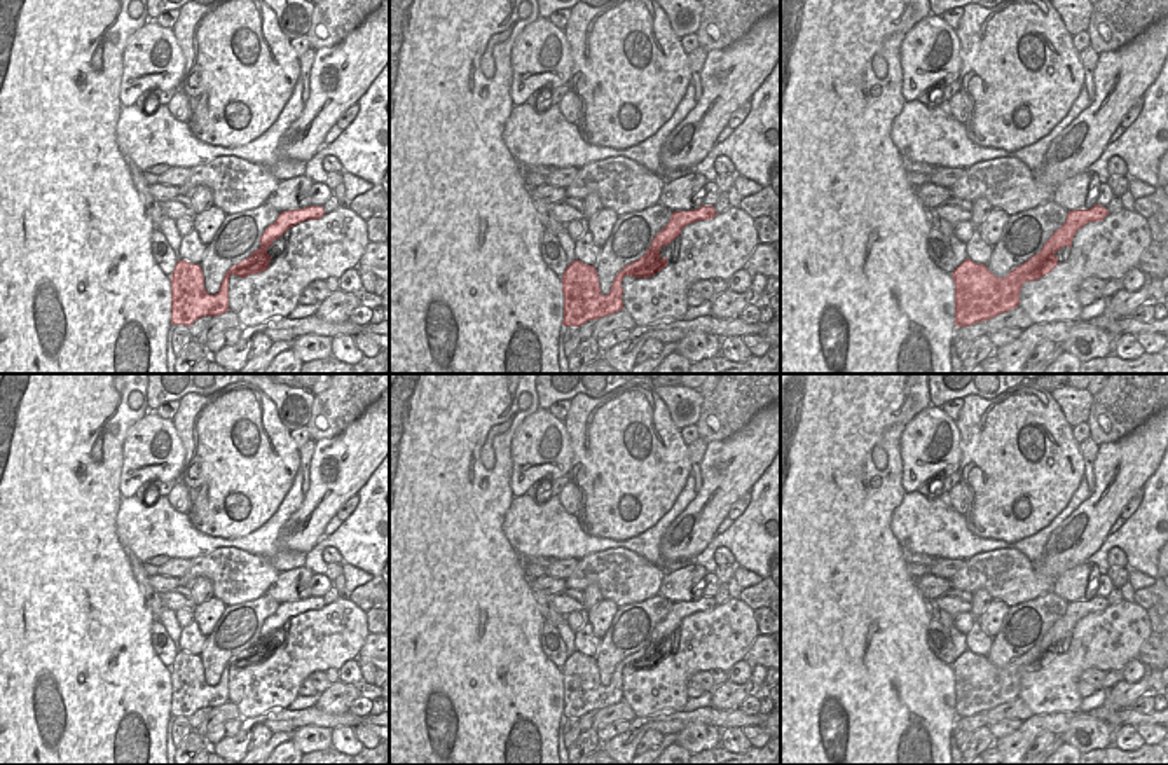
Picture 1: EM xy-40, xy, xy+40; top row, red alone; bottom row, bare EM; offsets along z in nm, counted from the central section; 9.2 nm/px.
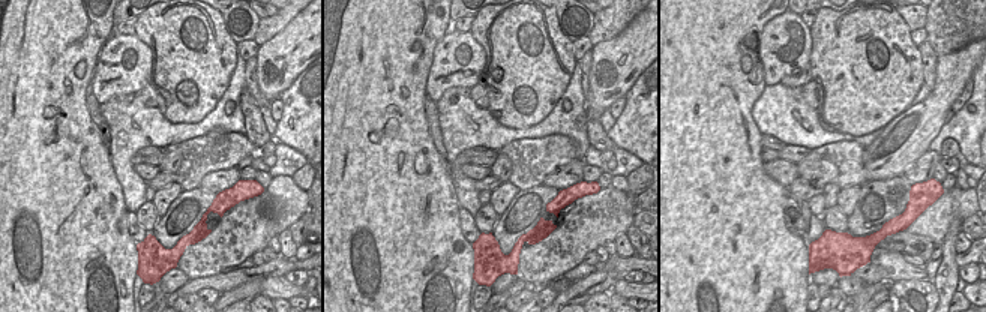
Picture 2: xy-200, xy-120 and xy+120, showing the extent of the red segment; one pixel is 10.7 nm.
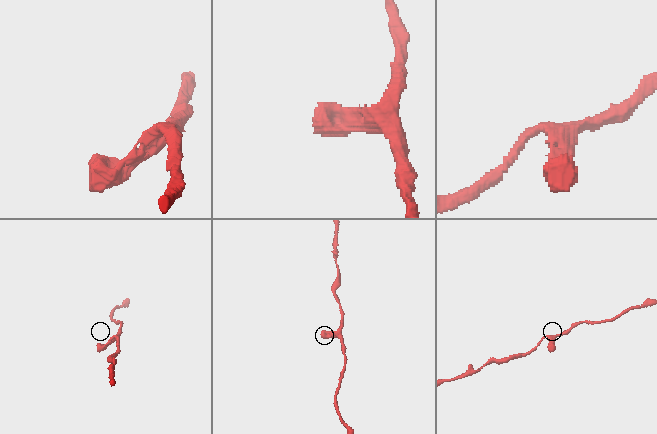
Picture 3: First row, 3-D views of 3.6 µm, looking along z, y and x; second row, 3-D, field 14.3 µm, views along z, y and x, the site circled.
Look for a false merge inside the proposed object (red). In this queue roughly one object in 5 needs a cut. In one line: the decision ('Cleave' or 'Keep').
Keep

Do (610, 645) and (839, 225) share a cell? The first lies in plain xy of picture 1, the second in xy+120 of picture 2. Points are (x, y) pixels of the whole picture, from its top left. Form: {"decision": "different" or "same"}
{"decision": "different"}

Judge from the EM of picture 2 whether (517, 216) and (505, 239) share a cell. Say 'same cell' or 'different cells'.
same cell

